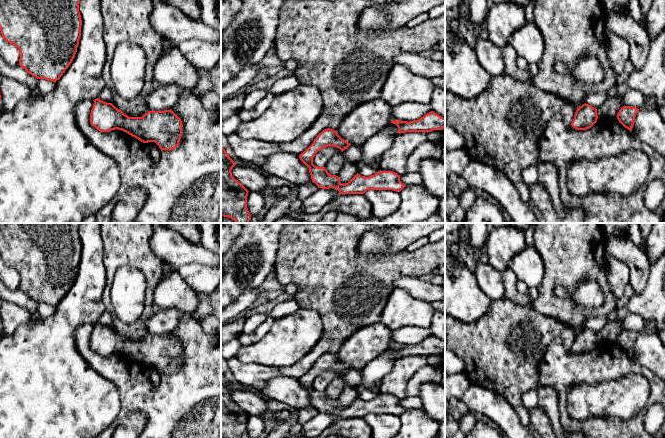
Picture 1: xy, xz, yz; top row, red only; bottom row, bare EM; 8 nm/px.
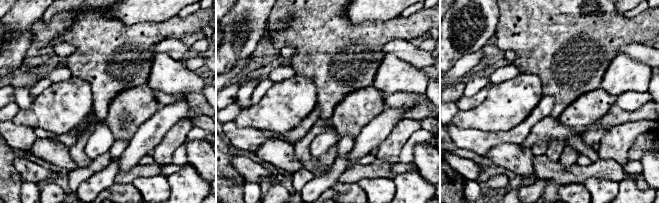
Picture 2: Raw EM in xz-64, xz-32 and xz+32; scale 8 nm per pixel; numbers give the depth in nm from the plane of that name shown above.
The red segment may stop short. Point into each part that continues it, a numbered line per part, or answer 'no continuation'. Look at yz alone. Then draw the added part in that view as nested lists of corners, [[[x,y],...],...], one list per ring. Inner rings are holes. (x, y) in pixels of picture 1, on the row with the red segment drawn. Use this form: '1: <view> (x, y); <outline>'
1: yz (502, 127); [[[504,73],[491,78],[488,88],[477,98],[466,100],[451,92],[445,93],[447,125],[464,139],[470,160],[478,160],[501,172],[514,185],[522,182],[524,169],[538,162],[539,142],[550,119],[559,114],[566,125],[571,125],[576,110],[571,102],[538,88],[533,81],[520,81]]]

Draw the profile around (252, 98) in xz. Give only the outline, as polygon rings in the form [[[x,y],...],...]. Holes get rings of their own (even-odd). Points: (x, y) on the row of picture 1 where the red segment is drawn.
[[[258,89],[245,94],[245,100],[243,102],[243,109],[253,110],[255,106],[266,96],[267,90]]]

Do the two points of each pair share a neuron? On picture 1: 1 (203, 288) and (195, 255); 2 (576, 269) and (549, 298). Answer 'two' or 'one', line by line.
1: two
2: one

